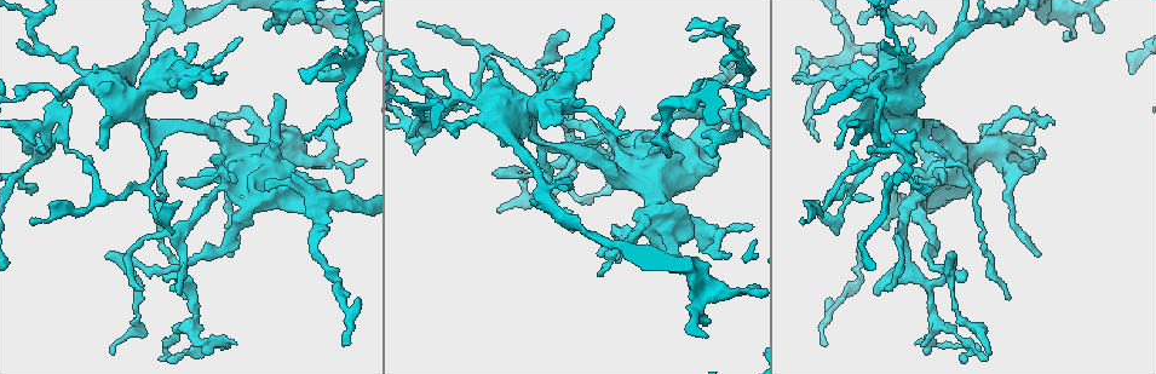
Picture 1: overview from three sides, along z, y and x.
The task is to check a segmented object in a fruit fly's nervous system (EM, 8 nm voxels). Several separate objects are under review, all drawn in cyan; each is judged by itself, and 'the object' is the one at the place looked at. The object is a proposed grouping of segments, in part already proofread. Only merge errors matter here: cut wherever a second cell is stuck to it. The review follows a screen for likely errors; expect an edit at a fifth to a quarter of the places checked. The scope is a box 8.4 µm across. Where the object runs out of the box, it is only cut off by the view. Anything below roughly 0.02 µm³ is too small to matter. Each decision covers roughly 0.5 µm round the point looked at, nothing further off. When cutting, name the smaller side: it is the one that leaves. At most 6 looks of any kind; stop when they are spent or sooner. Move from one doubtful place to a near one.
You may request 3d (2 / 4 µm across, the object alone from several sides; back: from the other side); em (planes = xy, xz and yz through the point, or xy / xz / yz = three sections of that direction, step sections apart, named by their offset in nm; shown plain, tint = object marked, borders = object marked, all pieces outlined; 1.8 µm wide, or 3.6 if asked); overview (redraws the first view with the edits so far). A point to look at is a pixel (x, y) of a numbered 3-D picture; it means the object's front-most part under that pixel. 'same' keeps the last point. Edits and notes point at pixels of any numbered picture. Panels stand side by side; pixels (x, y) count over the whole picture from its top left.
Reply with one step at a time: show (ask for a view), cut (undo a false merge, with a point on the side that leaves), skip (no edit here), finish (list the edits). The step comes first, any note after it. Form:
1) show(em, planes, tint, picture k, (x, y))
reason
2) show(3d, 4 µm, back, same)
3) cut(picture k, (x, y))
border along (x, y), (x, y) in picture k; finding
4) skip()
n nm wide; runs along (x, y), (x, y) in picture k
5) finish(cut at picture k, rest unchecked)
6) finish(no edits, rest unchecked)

show(em, xy, step 8, tint, picture 1, (736, 110))
a narrow waist

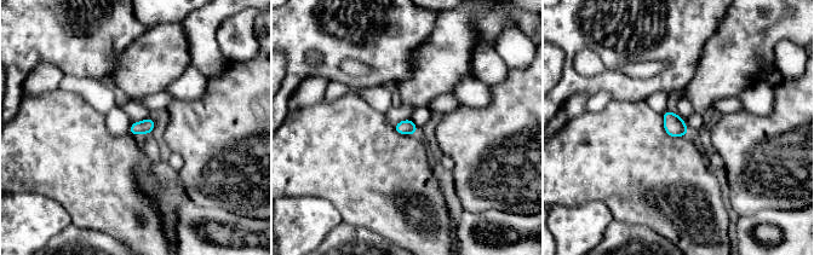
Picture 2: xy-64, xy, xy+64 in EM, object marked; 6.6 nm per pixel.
show(em, planes, tint, same)

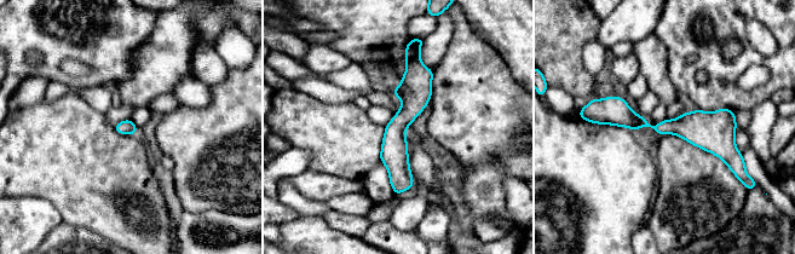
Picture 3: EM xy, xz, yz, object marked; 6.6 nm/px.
skip()
runs along (598, 114), (706, 130), (736, 155) in picture 3; all the same cell

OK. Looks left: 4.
show(em, xy, step 16, plain, picture 1, (320, 162))
sharp bend

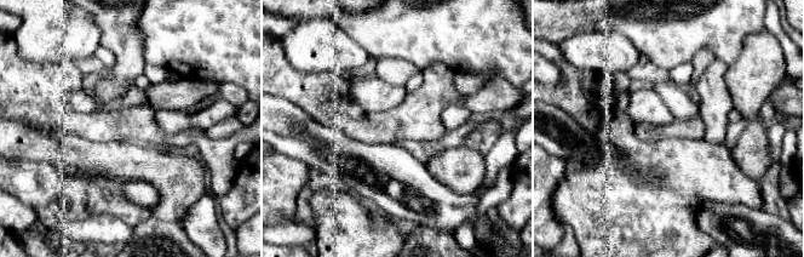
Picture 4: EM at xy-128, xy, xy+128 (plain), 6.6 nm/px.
show(em, xy, step 16, tint, same)

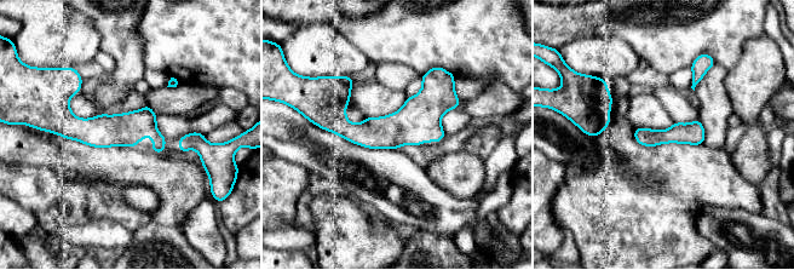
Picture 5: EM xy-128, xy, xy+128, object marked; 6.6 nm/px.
skip()
runs along (455, 101), (392, 131), (326, 121) in picture 5; one cell here

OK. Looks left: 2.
show(em, 3.6 µm, planes, tint, picture 1, (61, 102))

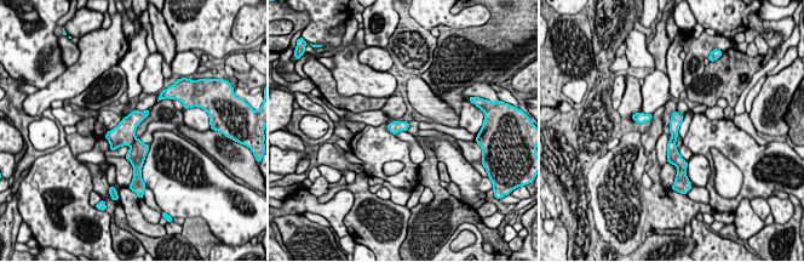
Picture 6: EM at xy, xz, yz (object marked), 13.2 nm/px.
skip()
runs along (675, 115), (672, 154), (676, 161) in picture 6; continuous, no second cell

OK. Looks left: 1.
finish(no edits, rest unchecked)

